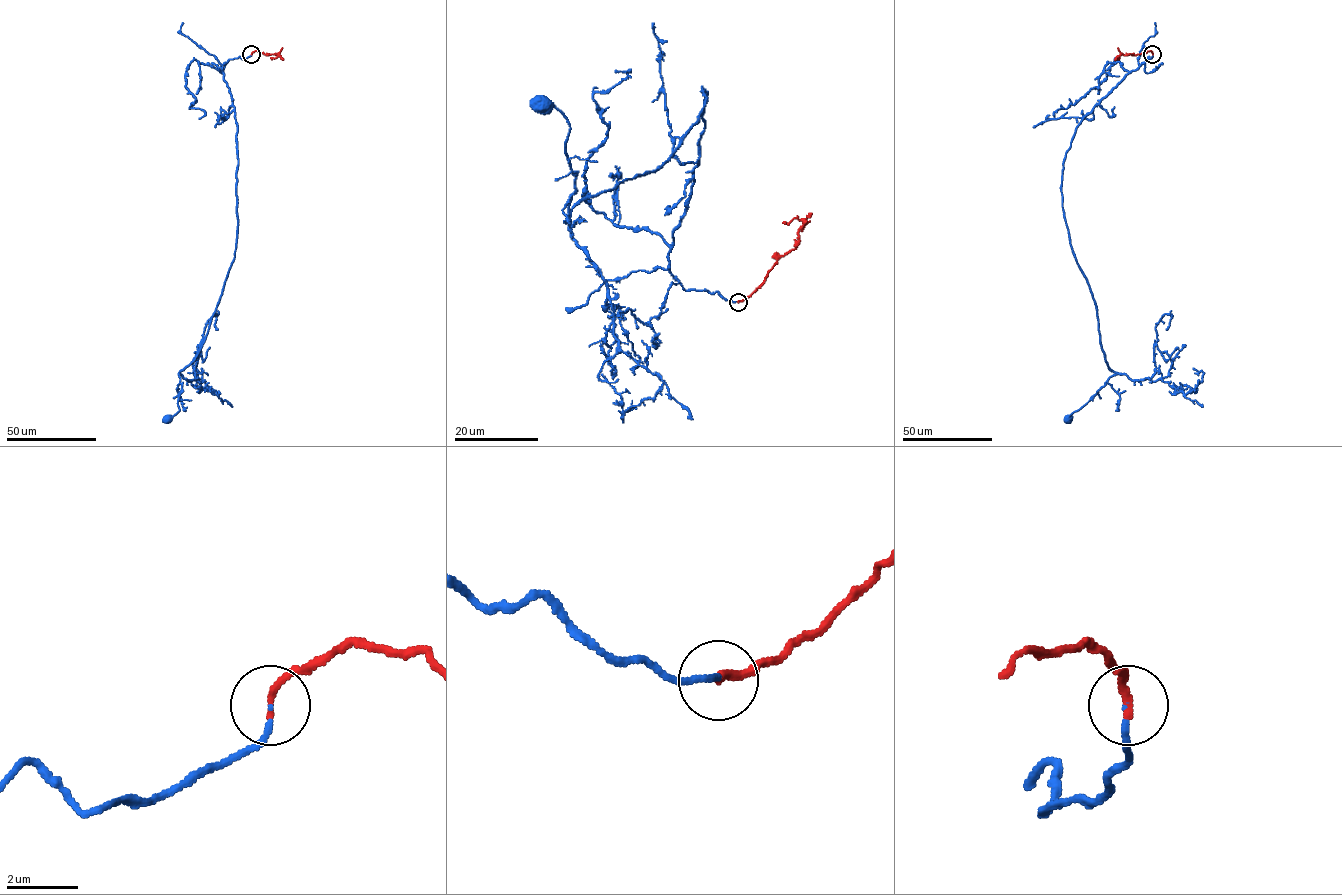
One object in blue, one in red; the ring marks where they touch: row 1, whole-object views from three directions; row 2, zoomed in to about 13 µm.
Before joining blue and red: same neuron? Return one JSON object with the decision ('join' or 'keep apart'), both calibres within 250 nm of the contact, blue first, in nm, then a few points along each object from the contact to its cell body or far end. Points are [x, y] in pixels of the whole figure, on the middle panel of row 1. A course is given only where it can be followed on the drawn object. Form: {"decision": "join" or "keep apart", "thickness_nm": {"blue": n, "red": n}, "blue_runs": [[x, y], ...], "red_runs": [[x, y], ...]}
{"decision": "join", "thickness_nm": {"blue": 130, "red": 220}, "blue_runs": [[738, 301], [685, 290], [670, 271], [707, 92], [660, 168], [582, 198], [569, 217], [570, 126], [543, 103]], "red_runs": [[738, 301], [746, 298], [777, 260], [795, 248], [803, 223], [794, 218], [785, 224]]}

